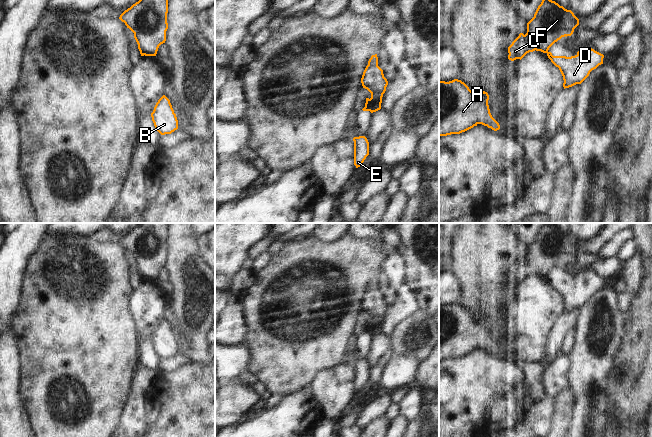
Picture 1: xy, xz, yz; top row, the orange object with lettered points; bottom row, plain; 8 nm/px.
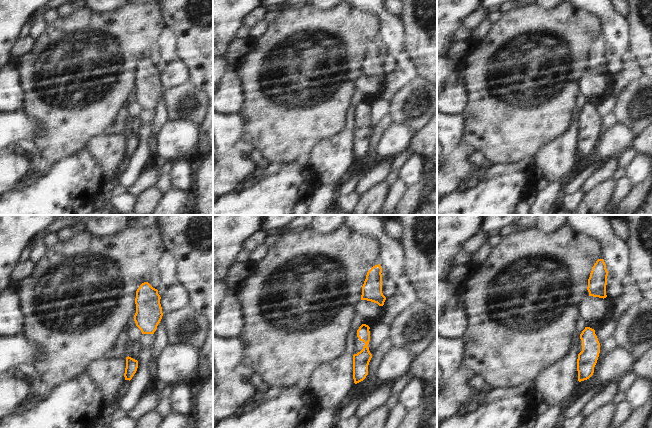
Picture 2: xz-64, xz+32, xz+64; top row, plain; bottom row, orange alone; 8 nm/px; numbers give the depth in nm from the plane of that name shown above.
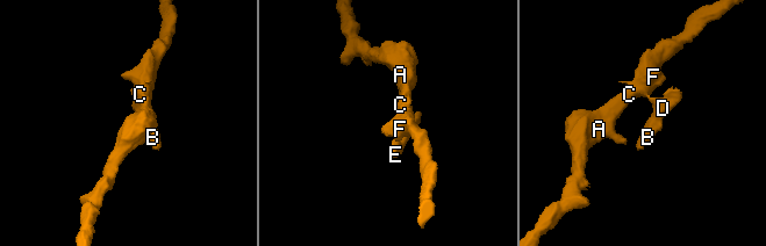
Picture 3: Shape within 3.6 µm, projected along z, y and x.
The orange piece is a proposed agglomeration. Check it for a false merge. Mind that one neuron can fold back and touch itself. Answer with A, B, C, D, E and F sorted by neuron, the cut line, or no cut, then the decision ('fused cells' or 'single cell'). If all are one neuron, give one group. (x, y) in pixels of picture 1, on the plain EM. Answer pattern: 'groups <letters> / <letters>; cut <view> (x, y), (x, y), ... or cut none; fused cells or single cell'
groups A C F / B D E; cut xz (365, 330), (370, 334); fused cells

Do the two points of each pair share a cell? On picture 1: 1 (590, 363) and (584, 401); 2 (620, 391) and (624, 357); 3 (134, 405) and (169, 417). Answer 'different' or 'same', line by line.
1: same
2: same
3: different

